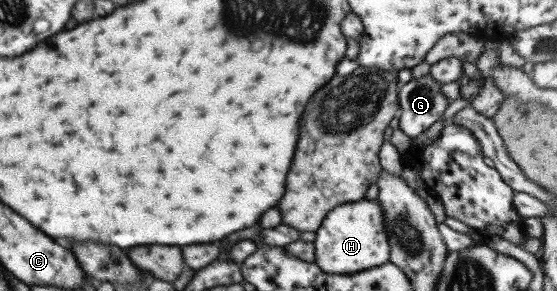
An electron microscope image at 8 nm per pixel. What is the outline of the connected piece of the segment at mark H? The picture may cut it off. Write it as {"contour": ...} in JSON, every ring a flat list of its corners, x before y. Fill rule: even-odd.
{"contour":[[362,198,330,210,314,236,311,243,313,264,326,274,352,274,389,262,386,231,383,230,381,209,375,200]]}

